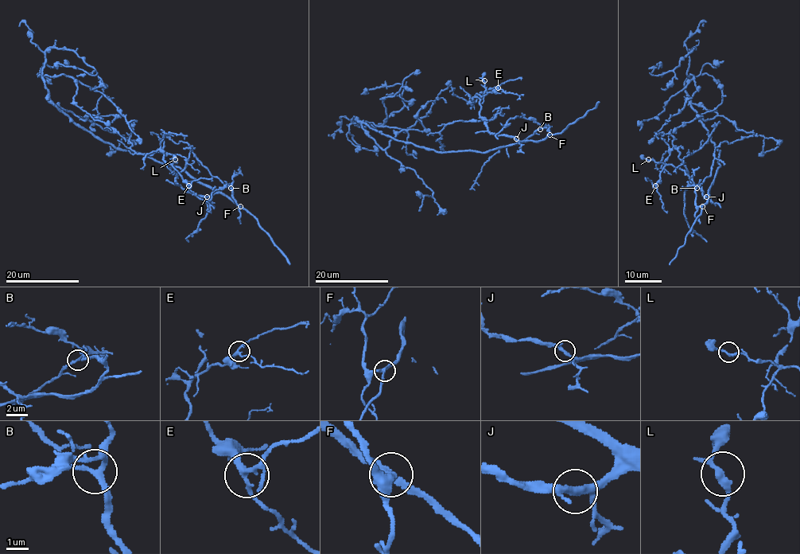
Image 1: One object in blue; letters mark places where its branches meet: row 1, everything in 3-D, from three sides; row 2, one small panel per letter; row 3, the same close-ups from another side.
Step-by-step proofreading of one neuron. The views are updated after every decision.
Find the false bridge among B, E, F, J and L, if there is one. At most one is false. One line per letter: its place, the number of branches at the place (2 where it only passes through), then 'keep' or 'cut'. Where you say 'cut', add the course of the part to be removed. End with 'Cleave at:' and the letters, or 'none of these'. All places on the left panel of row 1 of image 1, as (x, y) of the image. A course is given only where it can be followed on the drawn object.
B: at (231, 188); 3 branches meet; keep
E: at (188, 185); 3 branches meet; keep
F: at (240, 206); 3 branches meet; keep
J: at (207, 197); 3 branches meet; keep
L: at (175, 159); 3 branches meet; keep
Cleave at: none of these

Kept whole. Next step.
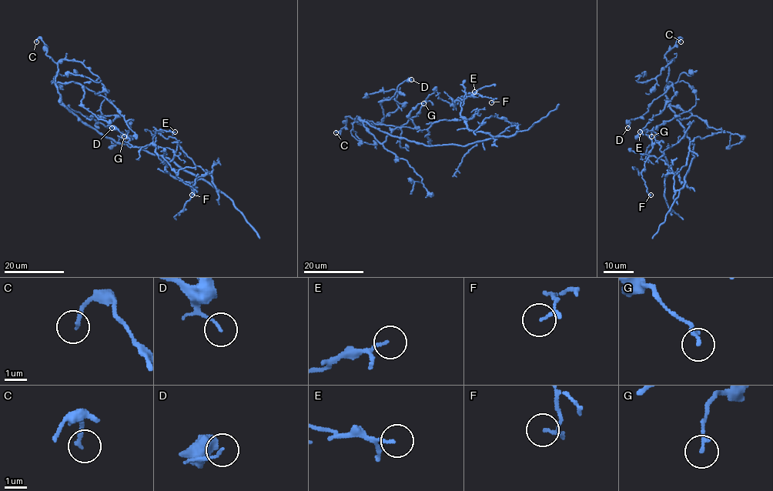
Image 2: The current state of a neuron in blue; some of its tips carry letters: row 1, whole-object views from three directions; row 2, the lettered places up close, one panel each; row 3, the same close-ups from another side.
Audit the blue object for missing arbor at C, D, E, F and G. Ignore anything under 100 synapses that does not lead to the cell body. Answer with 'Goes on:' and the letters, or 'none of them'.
Goes on: none of them

